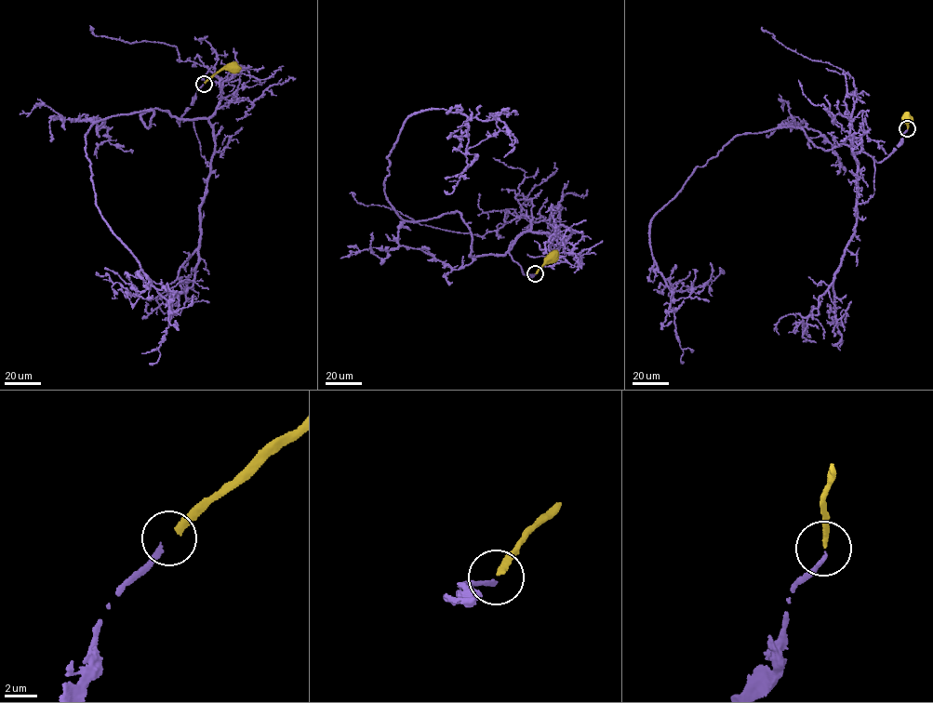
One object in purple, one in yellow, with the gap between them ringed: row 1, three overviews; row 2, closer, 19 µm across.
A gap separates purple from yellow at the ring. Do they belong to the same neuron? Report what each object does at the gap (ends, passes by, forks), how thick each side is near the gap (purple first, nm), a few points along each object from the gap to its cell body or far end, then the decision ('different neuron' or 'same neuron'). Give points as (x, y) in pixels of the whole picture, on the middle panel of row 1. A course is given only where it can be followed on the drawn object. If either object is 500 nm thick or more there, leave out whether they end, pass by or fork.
purple ends there; yellow ends there; 240 nm thick on the purple side, 340 nm on the other; purple runs (535, 274), (508, 252), (471, 258), (457, 211), (405, 221), (384, 191), (421, 111), (496, 116), (503, 157); yellow runs (536, 273), (553, 255); different neuron

